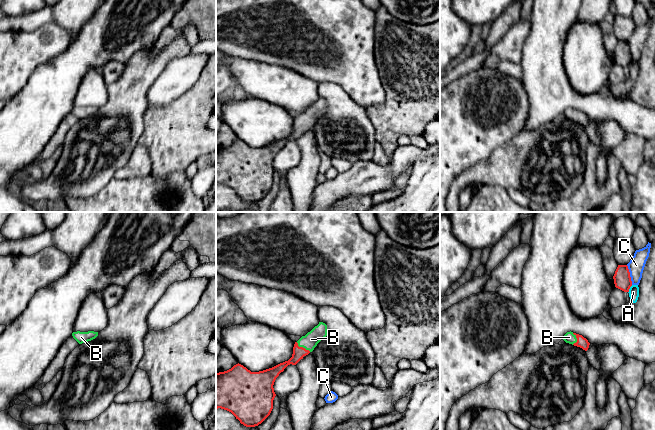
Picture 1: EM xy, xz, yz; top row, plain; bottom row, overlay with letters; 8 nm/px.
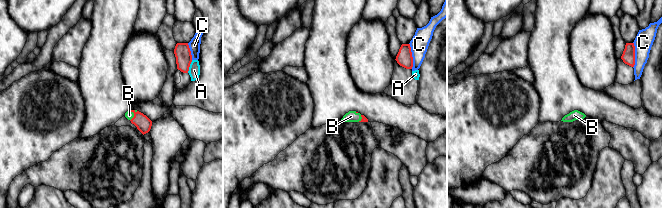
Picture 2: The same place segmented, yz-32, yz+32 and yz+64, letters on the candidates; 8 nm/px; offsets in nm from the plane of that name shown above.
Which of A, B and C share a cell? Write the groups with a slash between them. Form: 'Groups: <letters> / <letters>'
Groups: A / B / C

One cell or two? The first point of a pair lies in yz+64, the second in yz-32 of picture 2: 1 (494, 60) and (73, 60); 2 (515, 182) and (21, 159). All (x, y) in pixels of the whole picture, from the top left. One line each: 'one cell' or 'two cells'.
1: one cell
2: two cells

